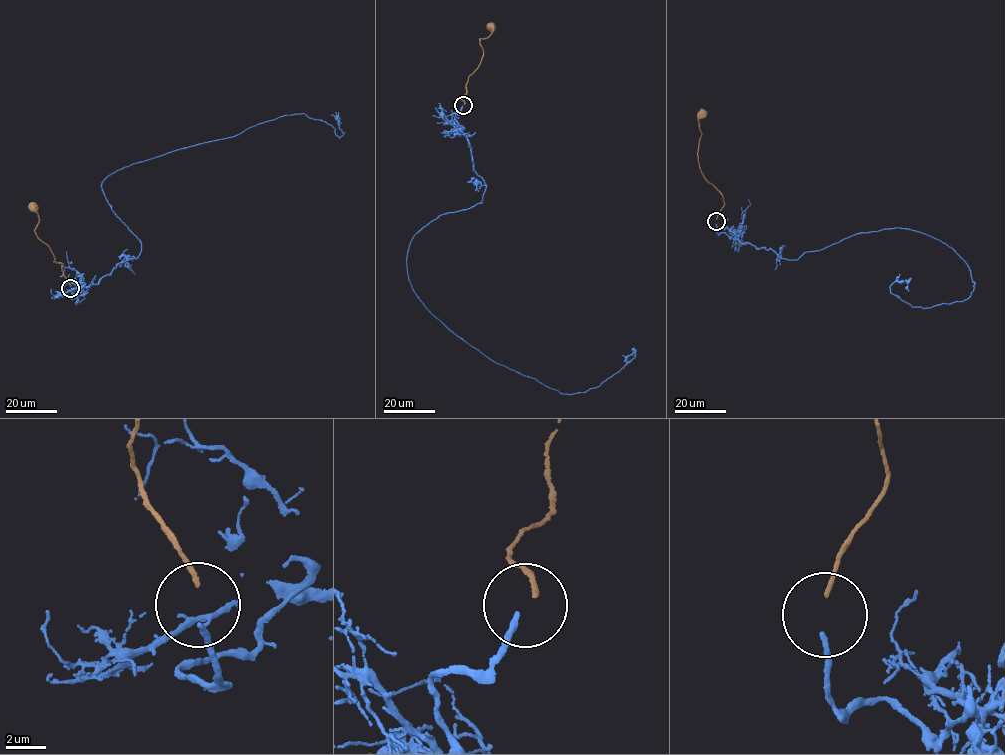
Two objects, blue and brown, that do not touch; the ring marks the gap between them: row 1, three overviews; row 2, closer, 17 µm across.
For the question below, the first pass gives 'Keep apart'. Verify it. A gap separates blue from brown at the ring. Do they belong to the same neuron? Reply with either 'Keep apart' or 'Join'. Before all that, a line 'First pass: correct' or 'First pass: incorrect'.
First pass: correct
Keep apart

